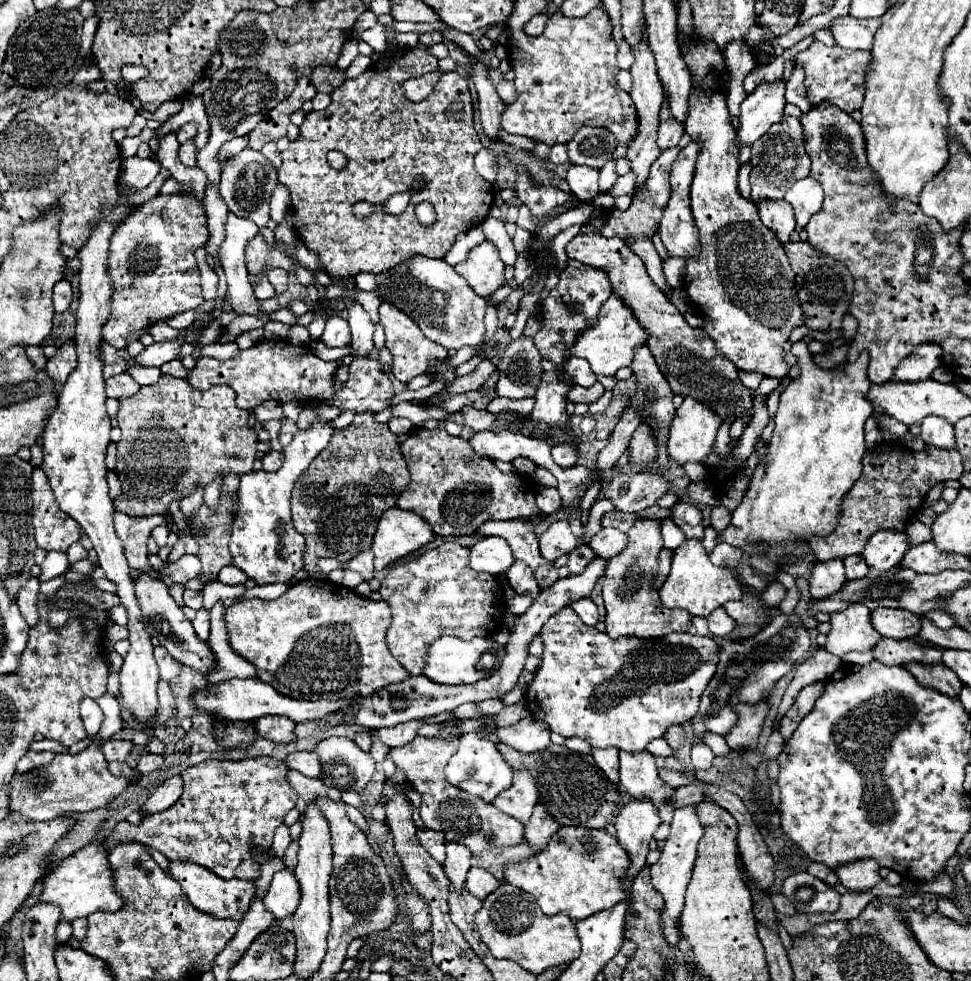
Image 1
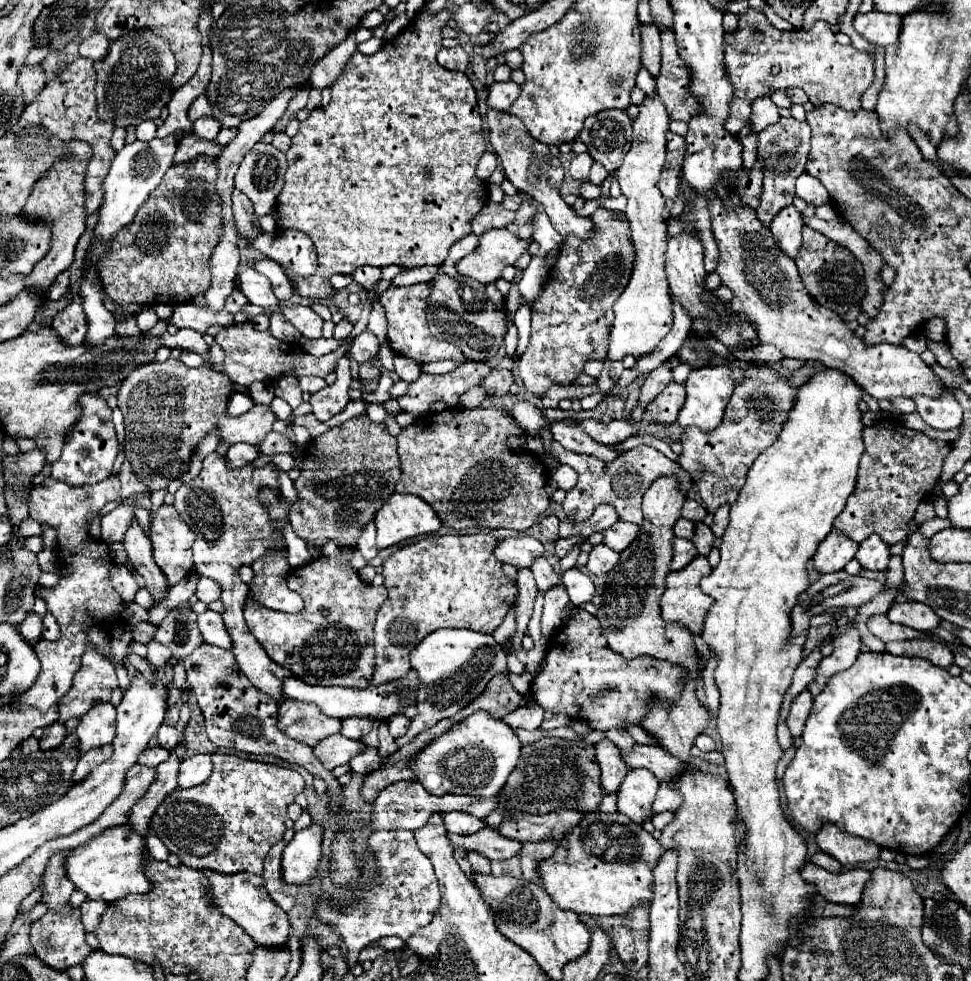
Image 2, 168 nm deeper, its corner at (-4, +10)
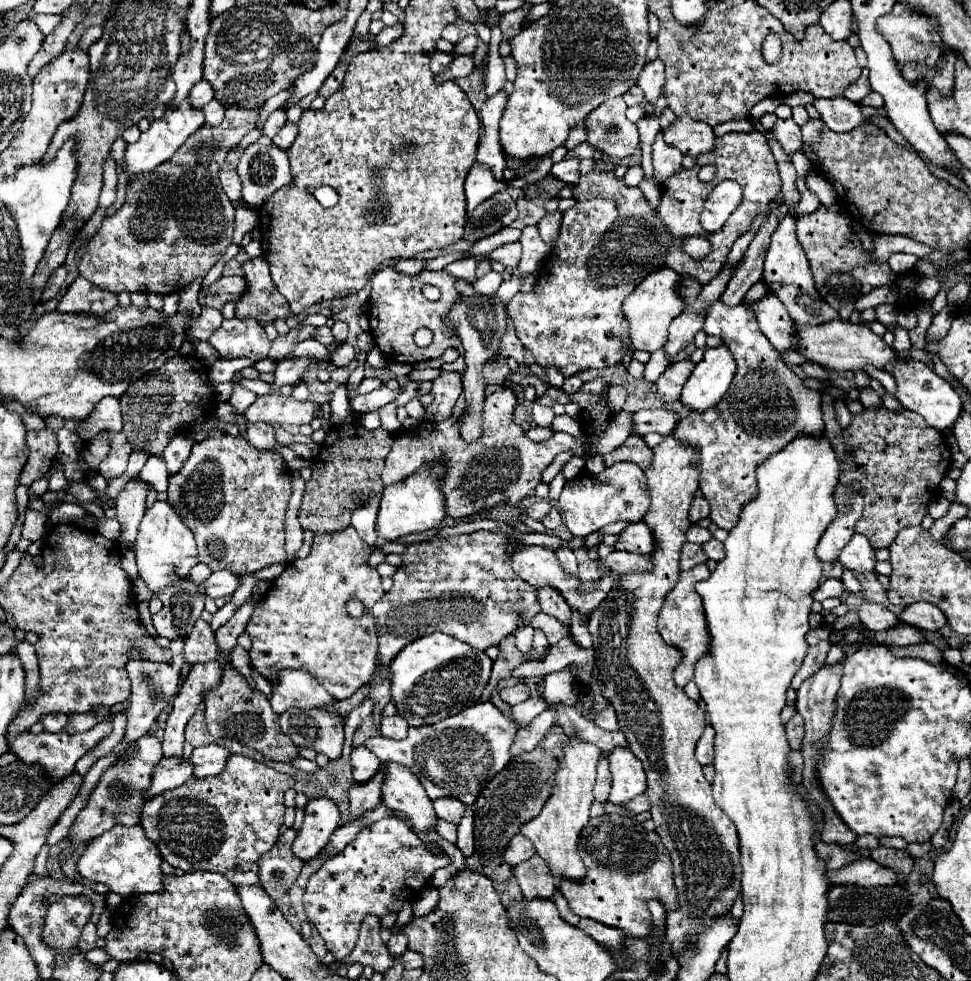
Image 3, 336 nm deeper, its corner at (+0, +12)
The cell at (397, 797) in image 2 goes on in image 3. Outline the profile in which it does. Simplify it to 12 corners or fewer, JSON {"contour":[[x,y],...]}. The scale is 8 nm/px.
{"contour":[[380,803],[378,809],[340,827],[332,835],[326,851],[336,855],[364,827],[386,817],[396,817],[390,807]]}

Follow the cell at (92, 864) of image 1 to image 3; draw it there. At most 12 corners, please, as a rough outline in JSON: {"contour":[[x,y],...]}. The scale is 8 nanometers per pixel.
{"contour":[[142,825],[90,841],[78,873],[130,897],[162,891],[162,857]]}

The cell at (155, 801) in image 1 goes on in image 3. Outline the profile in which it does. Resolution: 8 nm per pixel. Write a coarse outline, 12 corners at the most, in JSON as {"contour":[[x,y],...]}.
{"contour":[[220,745],[196,747],[188,759],[194,777],[218,775],[228,749]]}

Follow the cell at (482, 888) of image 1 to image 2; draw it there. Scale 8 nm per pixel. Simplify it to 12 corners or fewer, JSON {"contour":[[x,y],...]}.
{"contour":[[468,851],[474,871],[490,875],[490,859]]}

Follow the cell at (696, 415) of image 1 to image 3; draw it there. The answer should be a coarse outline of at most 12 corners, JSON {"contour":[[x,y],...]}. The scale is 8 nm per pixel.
{"contour":[[722,345],[706,349],[682,389],[682,405],[718,407],[736,371]]}

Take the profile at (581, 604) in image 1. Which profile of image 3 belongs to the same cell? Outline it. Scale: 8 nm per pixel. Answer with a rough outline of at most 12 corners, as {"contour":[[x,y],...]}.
{"contour":[[556,549],[562,569],[570,575],[578,573],[572,549]]}

